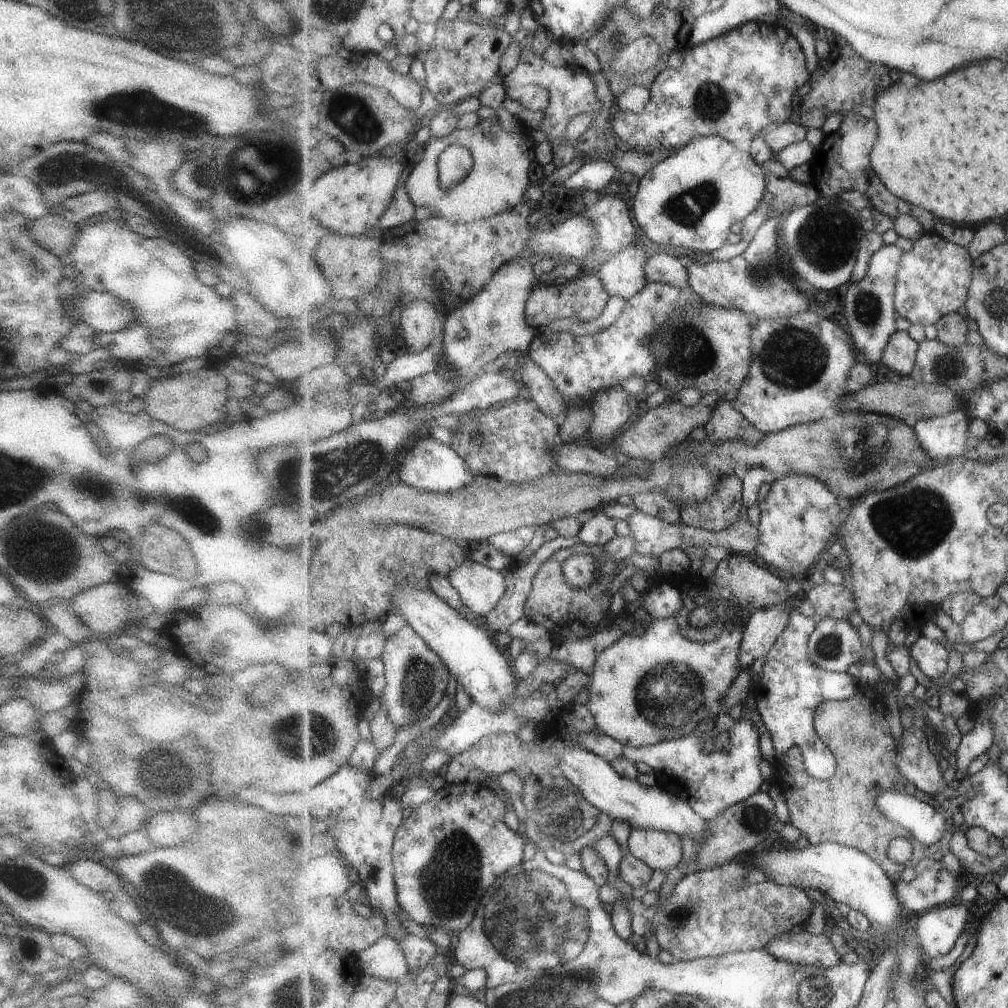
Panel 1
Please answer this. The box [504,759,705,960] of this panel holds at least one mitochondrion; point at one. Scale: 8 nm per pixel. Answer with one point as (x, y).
(559, 809)

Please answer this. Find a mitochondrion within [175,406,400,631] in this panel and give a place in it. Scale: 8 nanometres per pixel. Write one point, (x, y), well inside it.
(335, 476)

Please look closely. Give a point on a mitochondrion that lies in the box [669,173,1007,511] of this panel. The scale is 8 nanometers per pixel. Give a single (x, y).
(792, 358)

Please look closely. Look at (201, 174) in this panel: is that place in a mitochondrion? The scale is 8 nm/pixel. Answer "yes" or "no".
no

